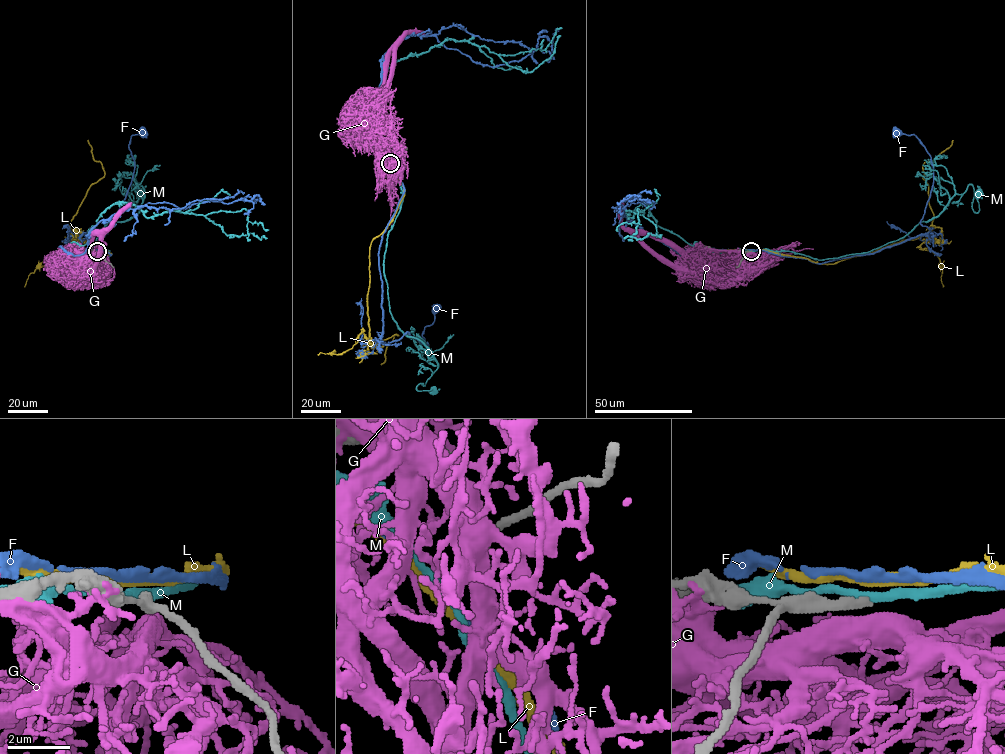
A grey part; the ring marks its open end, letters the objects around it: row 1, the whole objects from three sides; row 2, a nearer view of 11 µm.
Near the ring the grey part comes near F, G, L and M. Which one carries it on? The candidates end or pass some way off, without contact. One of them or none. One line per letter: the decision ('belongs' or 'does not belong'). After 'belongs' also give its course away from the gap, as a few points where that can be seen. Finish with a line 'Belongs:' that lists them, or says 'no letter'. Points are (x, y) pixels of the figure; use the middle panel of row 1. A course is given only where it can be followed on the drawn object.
F: does not belong
G: does not belong
L: does not belong
M: does not belong
Belongs: no letter

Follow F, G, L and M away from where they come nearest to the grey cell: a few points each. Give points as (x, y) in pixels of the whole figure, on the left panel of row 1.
F: (96, 250), (110, 255), (93, 263), (85, 259), (87, 232), (115, 220), (134, 168), (130, 139), (143, 131)
G: (97, 252), (92, 255), (72, 248), (82, 252), (90, 239), (109, 227), (131, 202)
L: (96, 250), (110, 254), (77, 264), (70, 225), (87, 189), (104, 176), (87, 140)
M: (96, 251), (109, 251), (90, 255), (110, 221), (139, 212), (144, 194), (133, 184), (123, 212), (139, 194)

